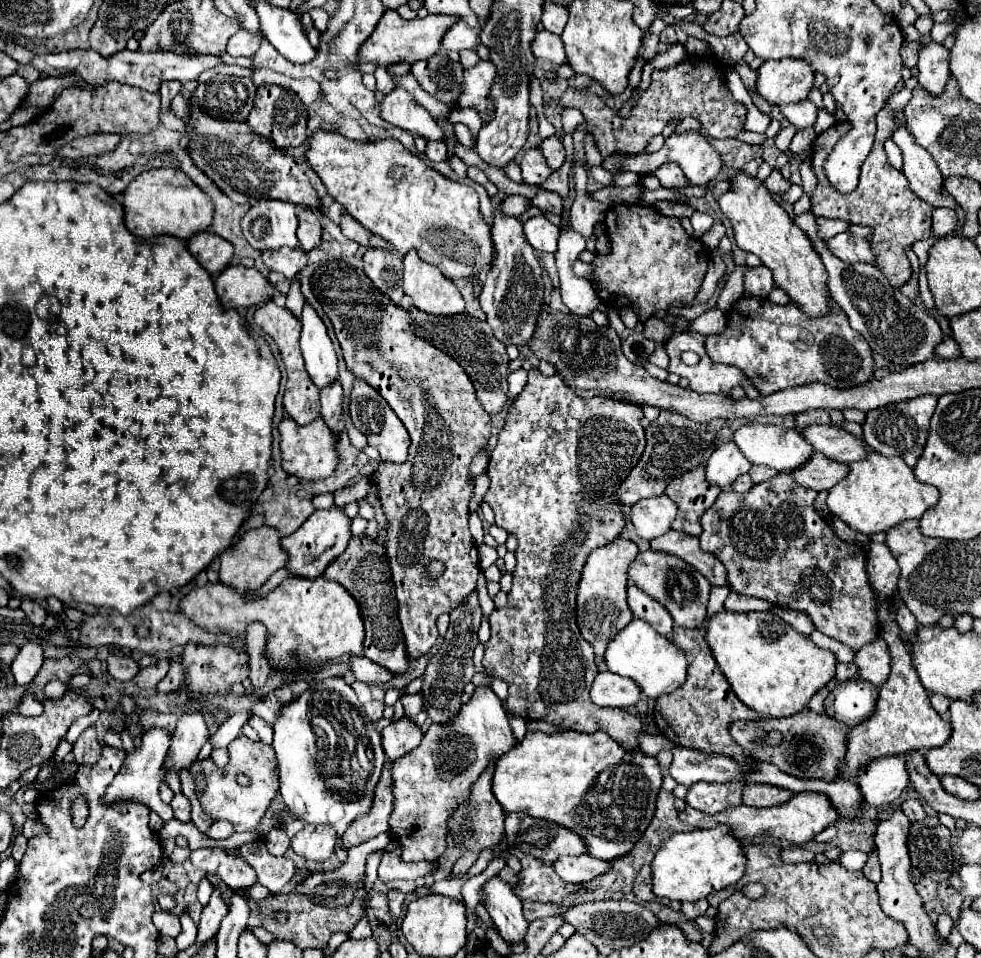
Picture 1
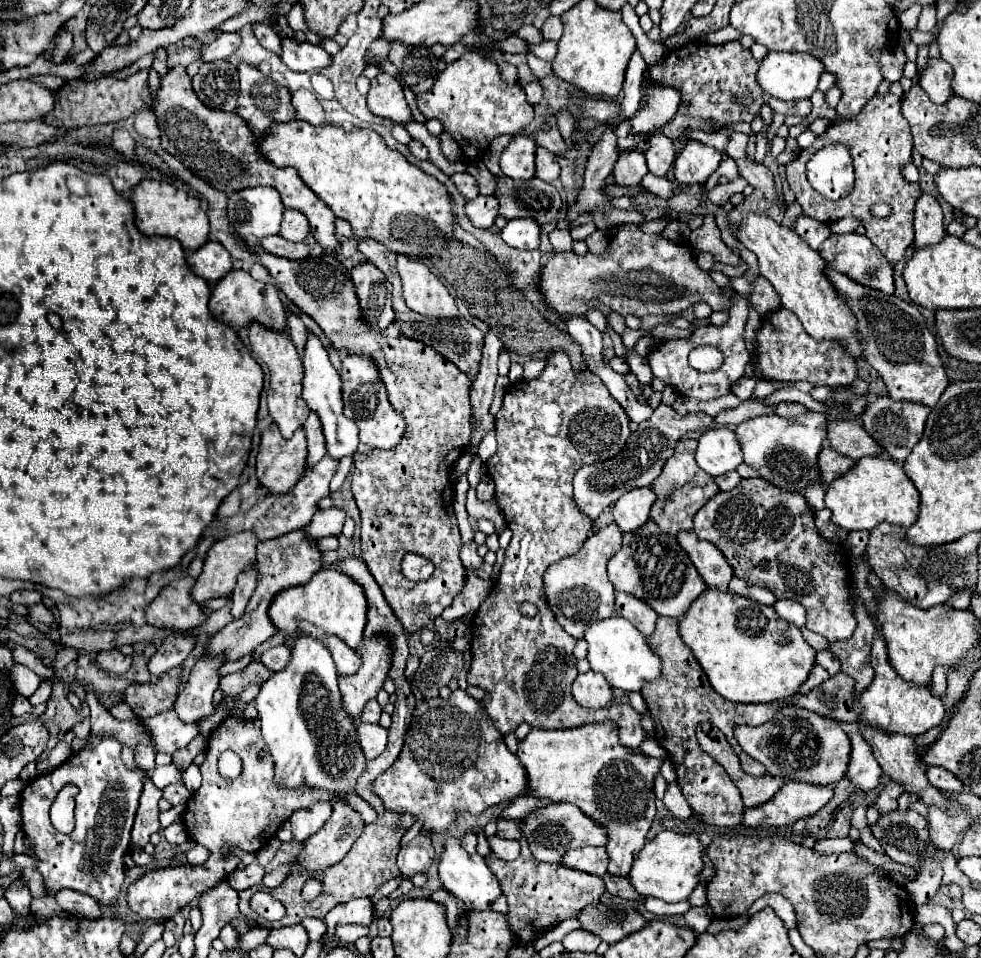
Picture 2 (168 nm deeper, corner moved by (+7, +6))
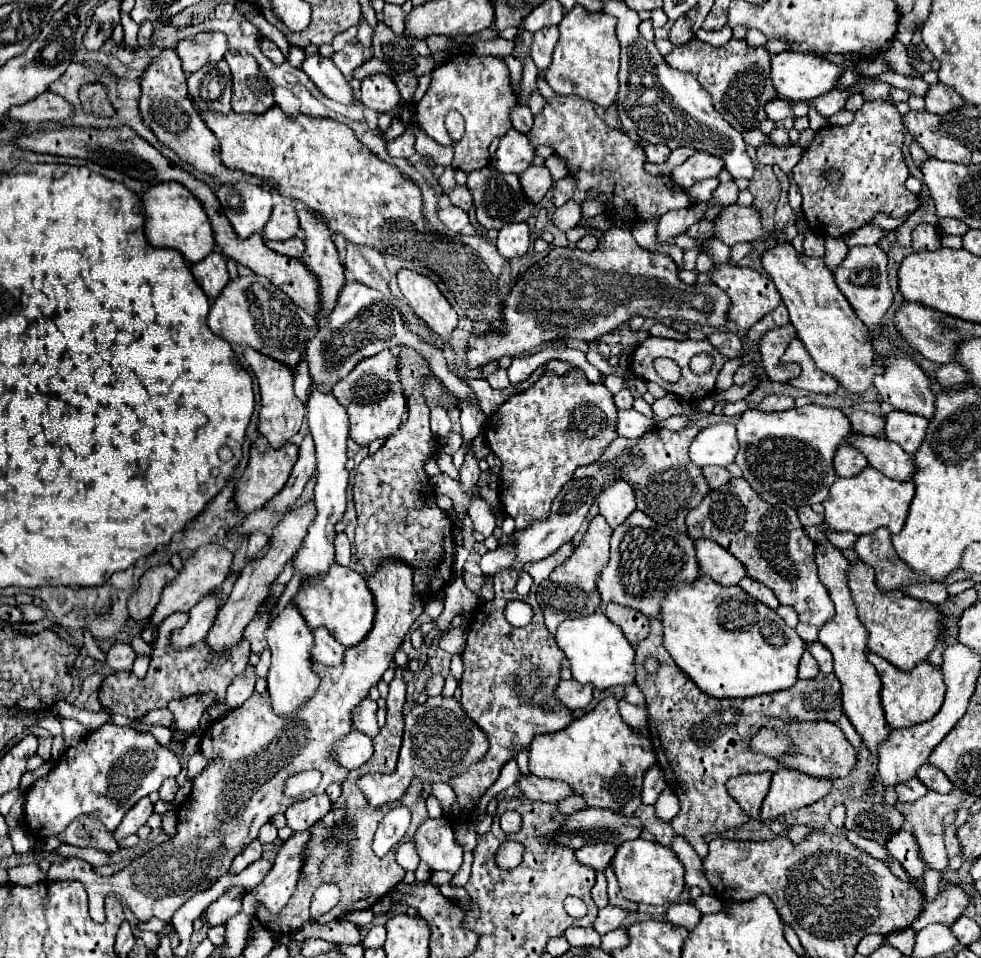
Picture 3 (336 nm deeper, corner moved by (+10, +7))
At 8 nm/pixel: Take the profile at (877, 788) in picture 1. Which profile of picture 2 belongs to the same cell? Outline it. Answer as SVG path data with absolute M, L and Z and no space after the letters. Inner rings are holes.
M856 725L848 727L848 737L852 741L852 753L850 753L846 777L858 791L870 793L882 785L884 771L882 771L880 763L876 761L872 747L866 743L866 739L862 737L862 733Z

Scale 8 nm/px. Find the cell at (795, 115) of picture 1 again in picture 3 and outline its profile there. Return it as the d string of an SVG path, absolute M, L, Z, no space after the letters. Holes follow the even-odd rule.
M773 100L765 106L767 118L771 118L773 122L785 120L785 118L799 118L799 116L807 116L809 110L809 102L789 102L789 100Z

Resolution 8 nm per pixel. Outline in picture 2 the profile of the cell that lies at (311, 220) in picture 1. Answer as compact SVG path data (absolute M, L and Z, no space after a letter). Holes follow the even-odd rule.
M286 209L284 211L284 221L282 221L280 235L286 241L302 243L302 241L306 241L308 233L310 233L310 223L308 223L306 215L300 213L300 211L296 211L296 209Z

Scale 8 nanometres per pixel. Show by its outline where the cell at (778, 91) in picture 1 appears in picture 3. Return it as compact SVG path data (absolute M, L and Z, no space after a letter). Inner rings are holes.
M781 52L771 58L771 76L773 84L781 98L785 100L805 100L811 102L819 98L821 94L827 94L837 88L837 82L843 74L843 66L829 62L827 58L815 56L815 54L803 54L803 52Z

